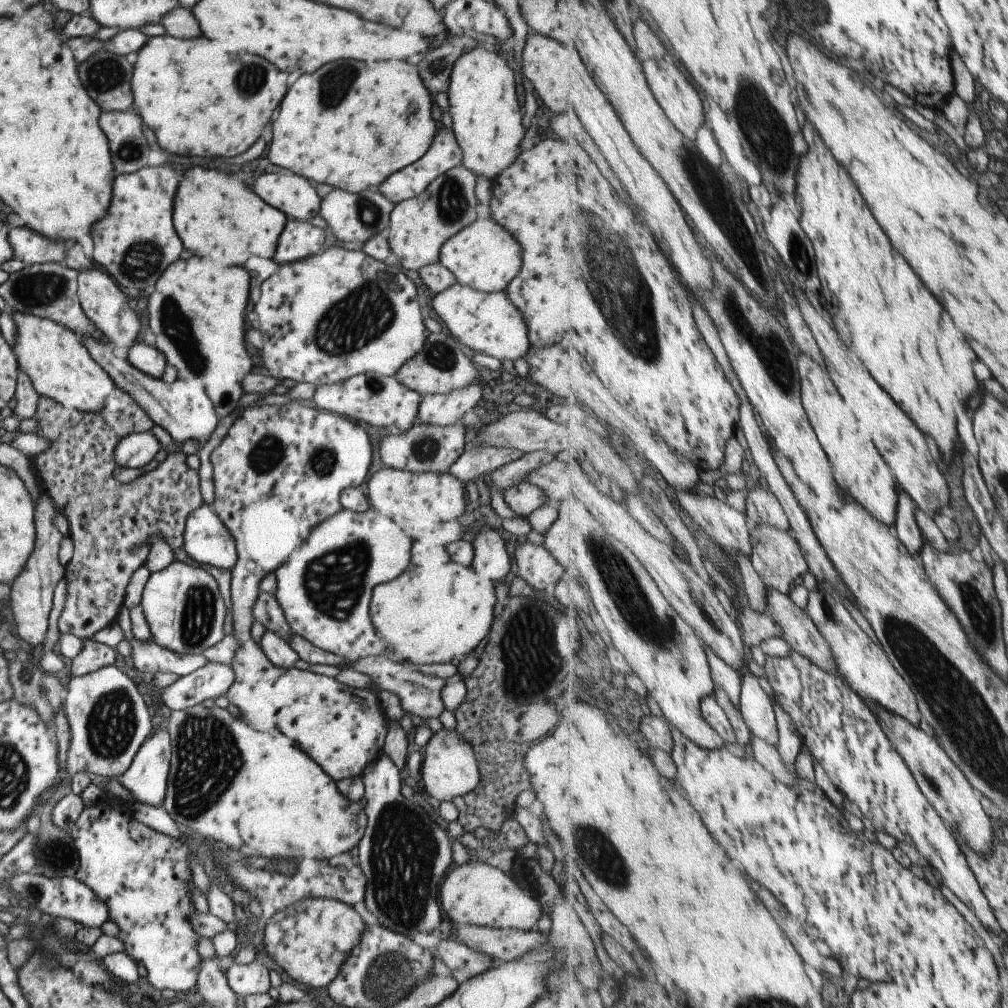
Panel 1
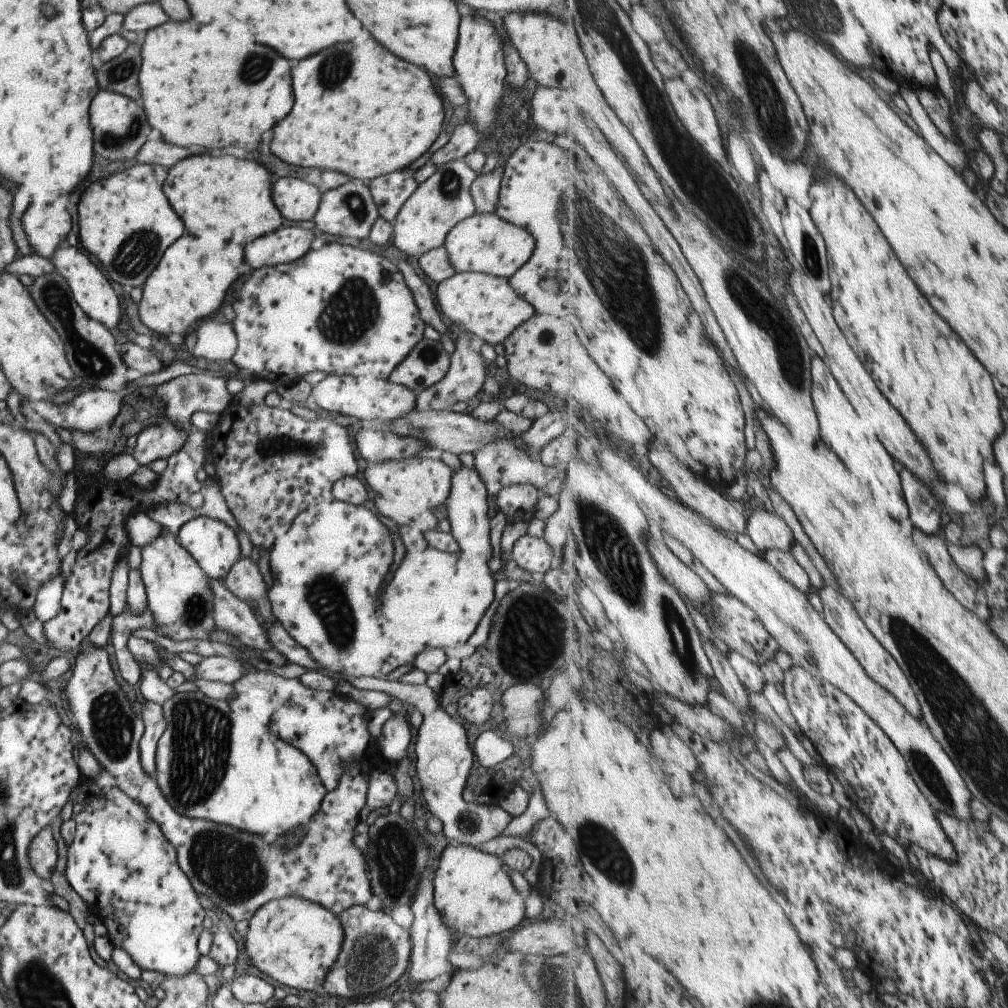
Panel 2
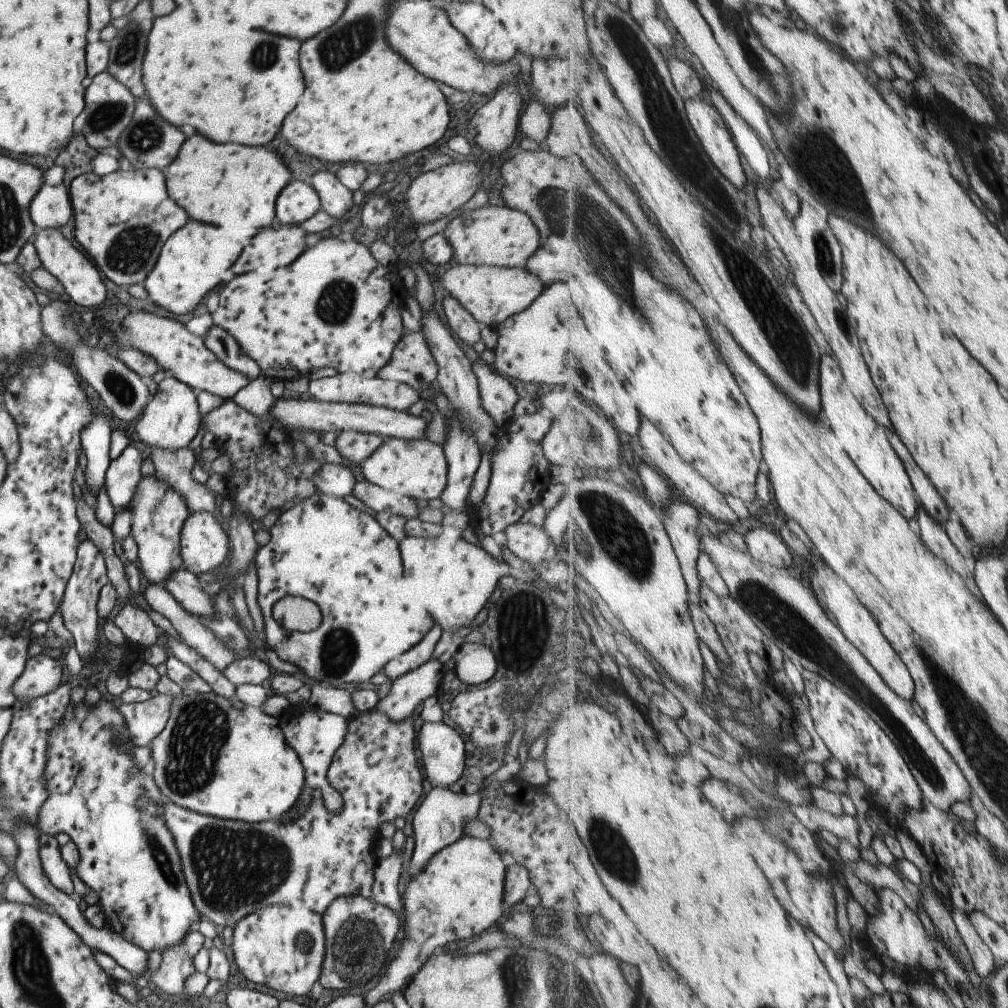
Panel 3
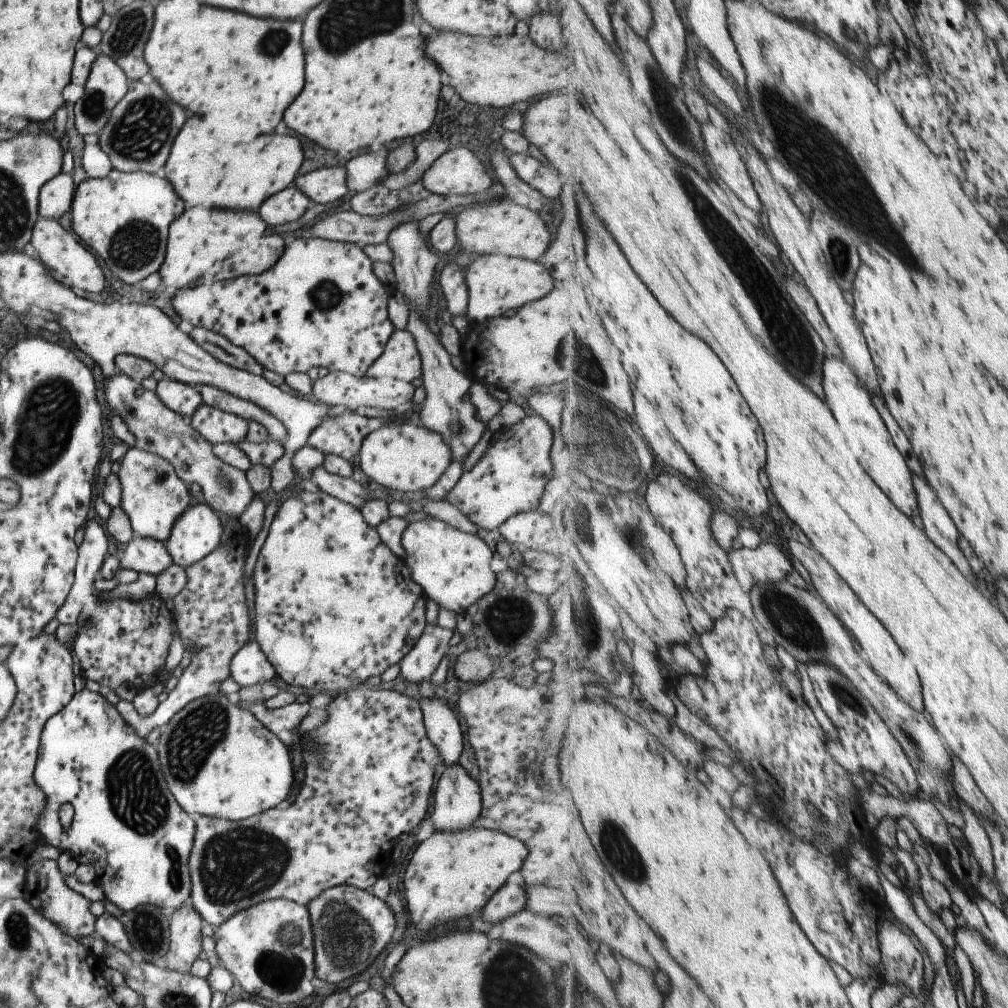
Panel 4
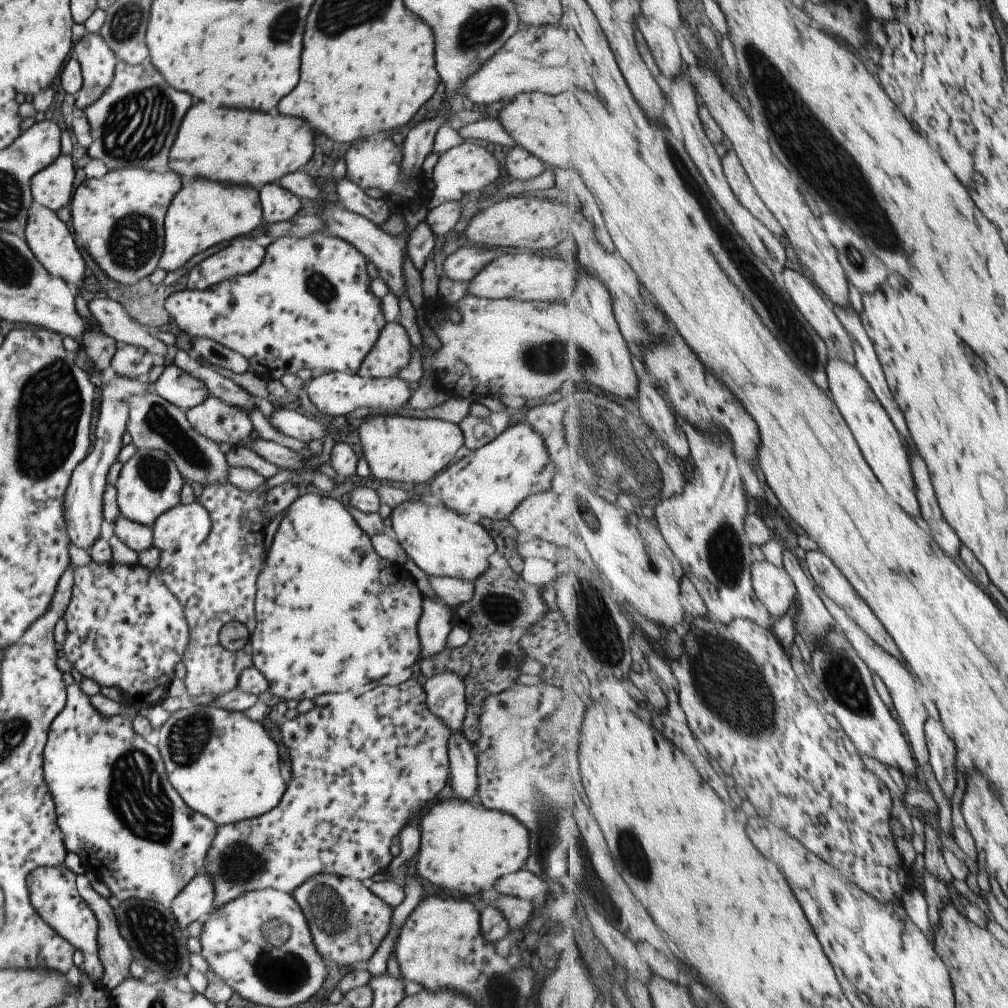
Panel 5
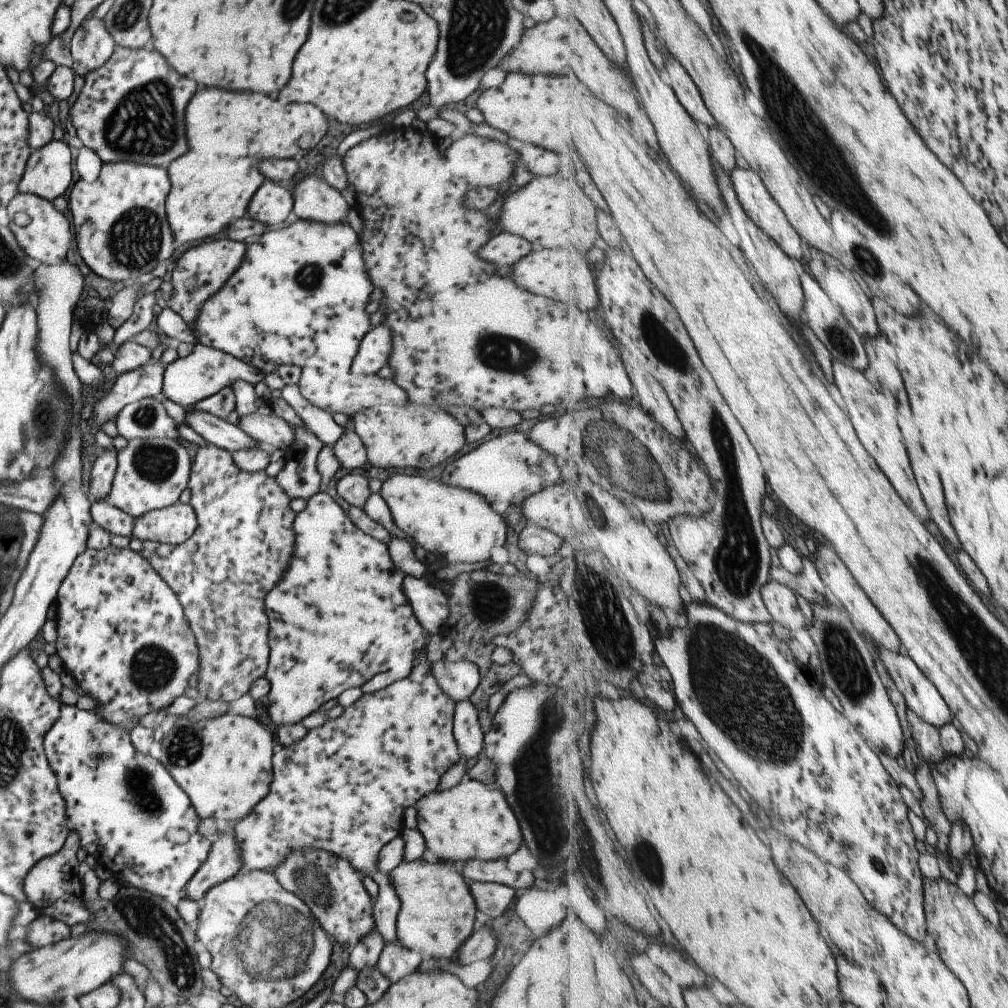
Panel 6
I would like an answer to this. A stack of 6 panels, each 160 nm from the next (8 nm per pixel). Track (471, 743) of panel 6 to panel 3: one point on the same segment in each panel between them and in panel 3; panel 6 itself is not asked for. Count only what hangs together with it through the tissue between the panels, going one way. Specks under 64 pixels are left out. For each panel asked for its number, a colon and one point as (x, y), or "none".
3: (441, 819)
4: (456, 796)
5: (461, 764)

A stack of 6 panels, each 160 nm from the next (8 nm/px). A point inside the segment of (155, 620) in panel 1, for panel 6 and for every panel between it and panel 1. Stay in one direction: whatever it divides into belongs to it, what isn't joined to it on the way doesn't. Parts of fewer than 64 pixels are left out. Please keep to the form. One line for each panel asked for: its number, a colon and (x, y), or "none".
2: (177, 593)
3: (157, 511)
4: (152, 496)
5: (148, 484)
6: (151, 472)

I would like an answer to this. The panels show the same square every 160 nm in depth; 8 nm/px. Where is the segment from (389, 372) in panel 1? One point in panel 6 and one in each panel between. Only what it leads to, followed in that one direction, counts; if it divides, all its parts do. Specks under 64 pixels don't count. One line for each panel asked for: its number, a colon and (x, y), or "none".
2: (341, 310)
3: (334, 306)
4: (319, 305)
5: (307, 305)
6: (298, 296)

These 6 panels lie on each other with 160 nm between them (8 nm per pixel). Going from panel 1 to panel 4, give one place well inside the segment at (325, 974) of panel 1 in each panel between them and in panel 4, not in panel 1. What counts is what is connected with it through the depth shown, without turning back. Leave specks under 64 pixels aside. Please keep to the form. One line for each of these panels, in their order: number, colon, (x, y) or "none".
2: (293, 941)
3: (281, 947)
4: (268, 949)

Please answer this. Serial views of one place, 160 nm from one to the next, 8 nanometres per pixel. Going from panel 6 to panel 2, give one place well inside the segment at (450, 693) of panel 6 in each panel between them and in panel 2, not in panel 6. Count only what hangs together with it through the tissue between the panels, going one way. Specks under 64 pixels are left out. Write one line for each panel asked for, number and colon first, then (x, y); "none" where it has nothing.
2: (443, 758)
3: (442, 750)
4: (440, 722)
5: (444, 692)

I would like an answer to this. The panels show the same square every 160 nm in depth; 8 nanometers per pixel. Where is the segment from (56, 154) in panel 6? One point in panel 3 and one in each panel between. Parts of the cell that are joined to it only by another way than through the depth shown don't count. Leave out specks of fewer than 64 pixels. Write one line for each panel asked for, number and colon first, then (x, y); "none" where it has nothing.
3: (50, 208)
4: (55, 196)
5: (50, 187)

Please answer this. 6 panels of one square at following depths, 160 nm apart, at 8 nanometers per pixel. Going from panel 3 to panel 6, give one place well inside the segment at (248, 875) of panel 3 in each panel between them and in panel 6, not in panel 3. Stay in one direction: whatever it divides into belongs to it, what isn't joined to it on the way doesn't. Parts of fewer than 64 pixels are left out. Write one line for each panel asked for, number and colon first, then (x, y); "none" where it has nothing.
4: (369, 769)
5: (360, 771)
6: (343, 788)

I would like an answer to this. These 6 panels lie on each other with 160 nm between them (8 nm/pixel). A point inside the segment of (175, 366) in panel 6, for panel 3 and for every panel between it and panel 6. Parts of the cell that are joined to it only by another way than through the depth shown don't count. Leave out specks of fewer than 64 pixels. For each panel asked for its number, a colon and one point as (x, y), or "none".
3: (170, 419)
4: (183, 398)
5: (175, 386)

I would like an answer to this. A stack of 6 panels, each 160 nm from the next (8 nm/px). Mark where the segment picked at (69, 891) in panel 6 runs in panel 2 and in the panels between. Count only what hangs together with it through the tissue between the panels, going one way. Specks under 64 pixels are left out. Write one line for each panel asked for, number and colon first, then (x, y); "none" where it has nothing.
2: (41, 853)
3: (56, 871)
4: (44, 889)
5: (51, 890)

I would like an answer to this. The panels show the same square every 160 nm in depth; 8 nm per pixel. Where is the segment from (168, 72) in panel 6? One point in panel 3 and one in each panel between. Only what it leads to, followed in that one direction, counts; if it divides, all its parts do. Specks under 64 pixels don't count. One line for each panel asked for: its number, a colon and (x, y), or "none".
3: (147, 142)
4: (142, 124)
5: (133, 121)

